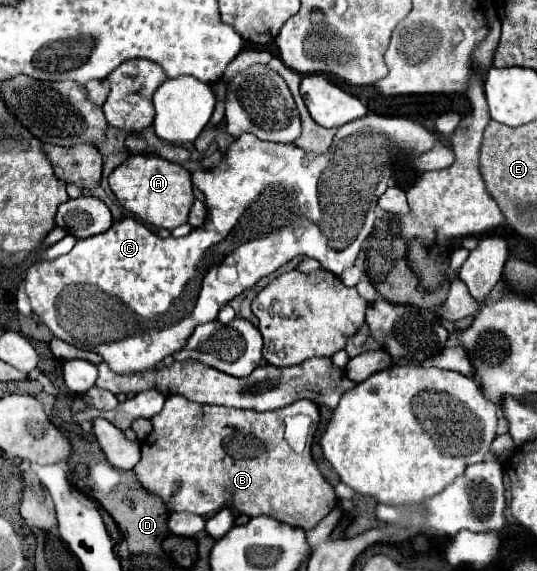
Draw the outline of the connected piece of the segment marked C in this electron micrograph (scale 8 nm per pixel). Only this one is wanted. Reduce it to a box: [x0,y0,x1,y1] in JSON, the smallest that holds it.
[26,133,372,373]

